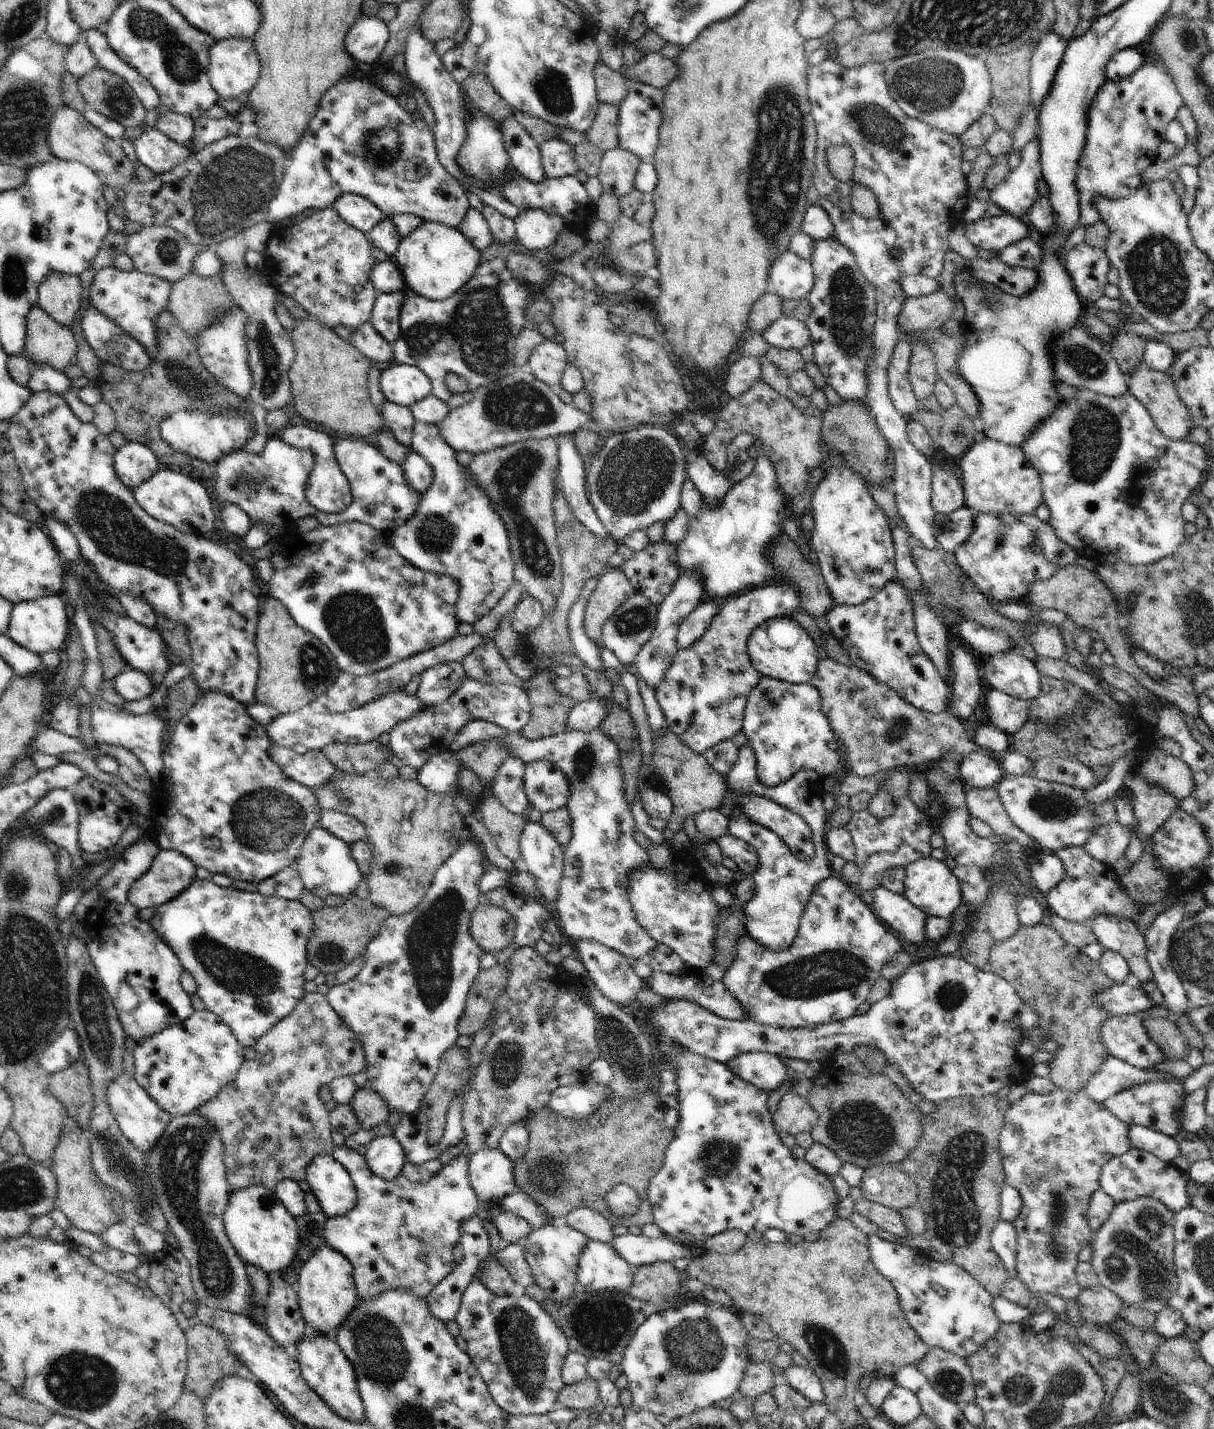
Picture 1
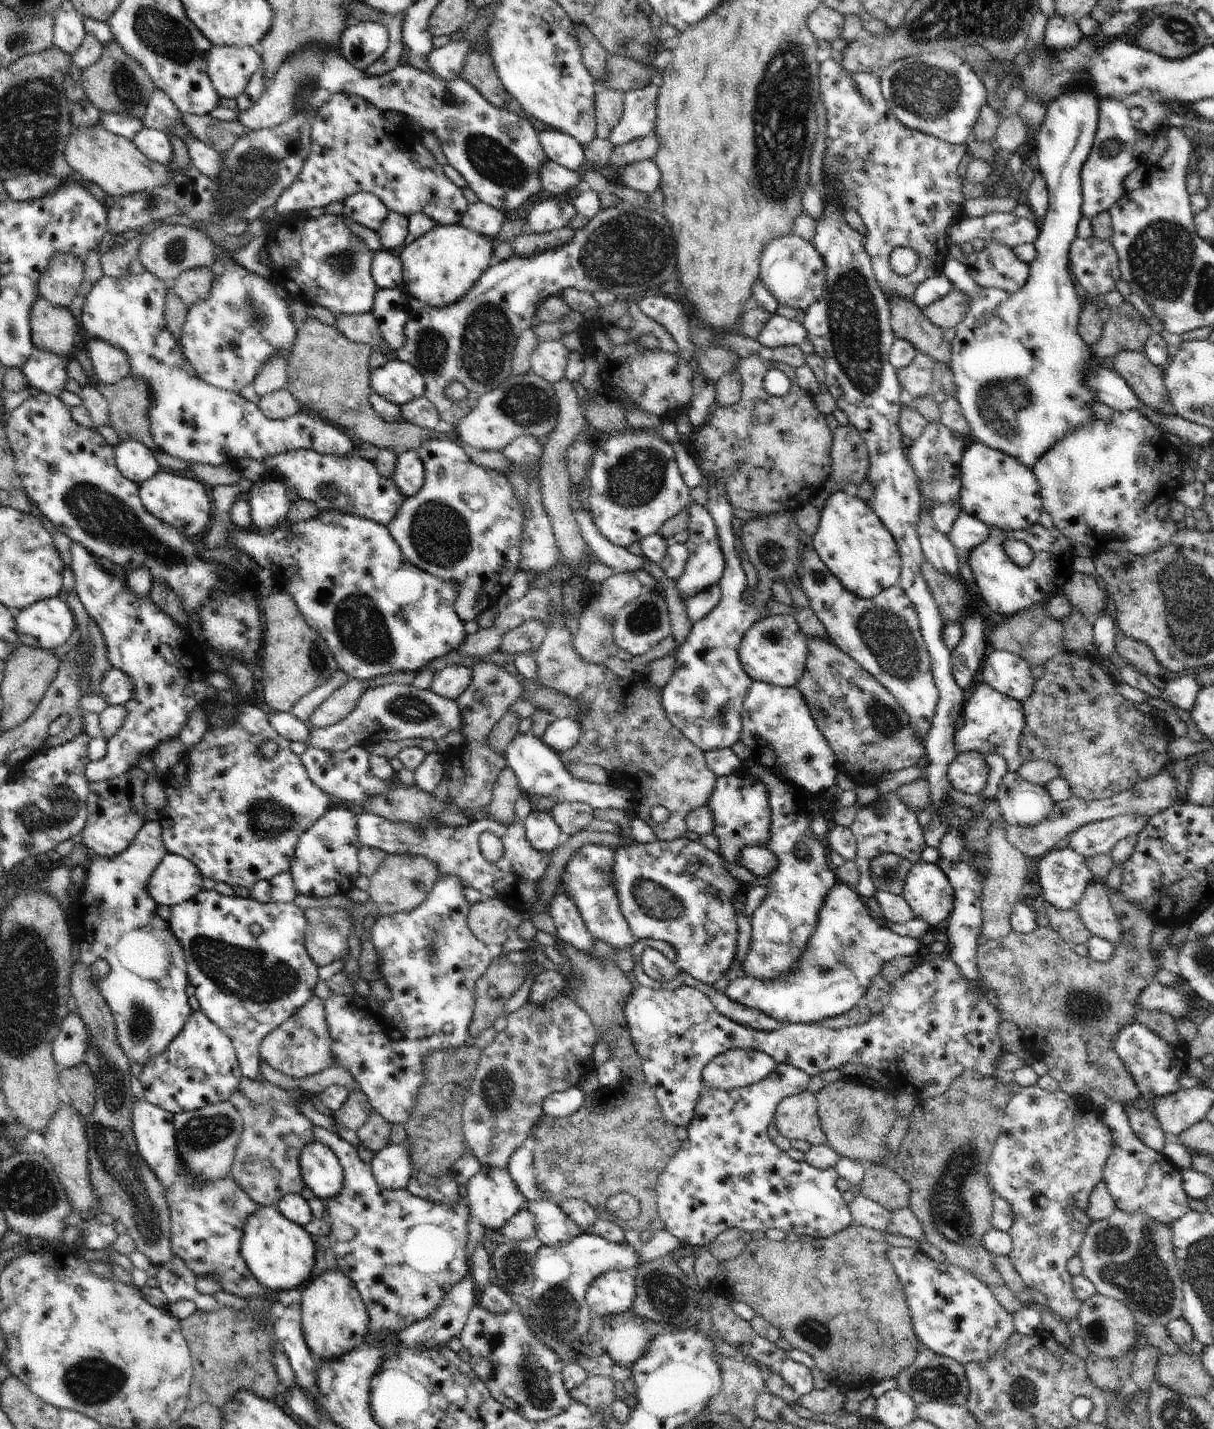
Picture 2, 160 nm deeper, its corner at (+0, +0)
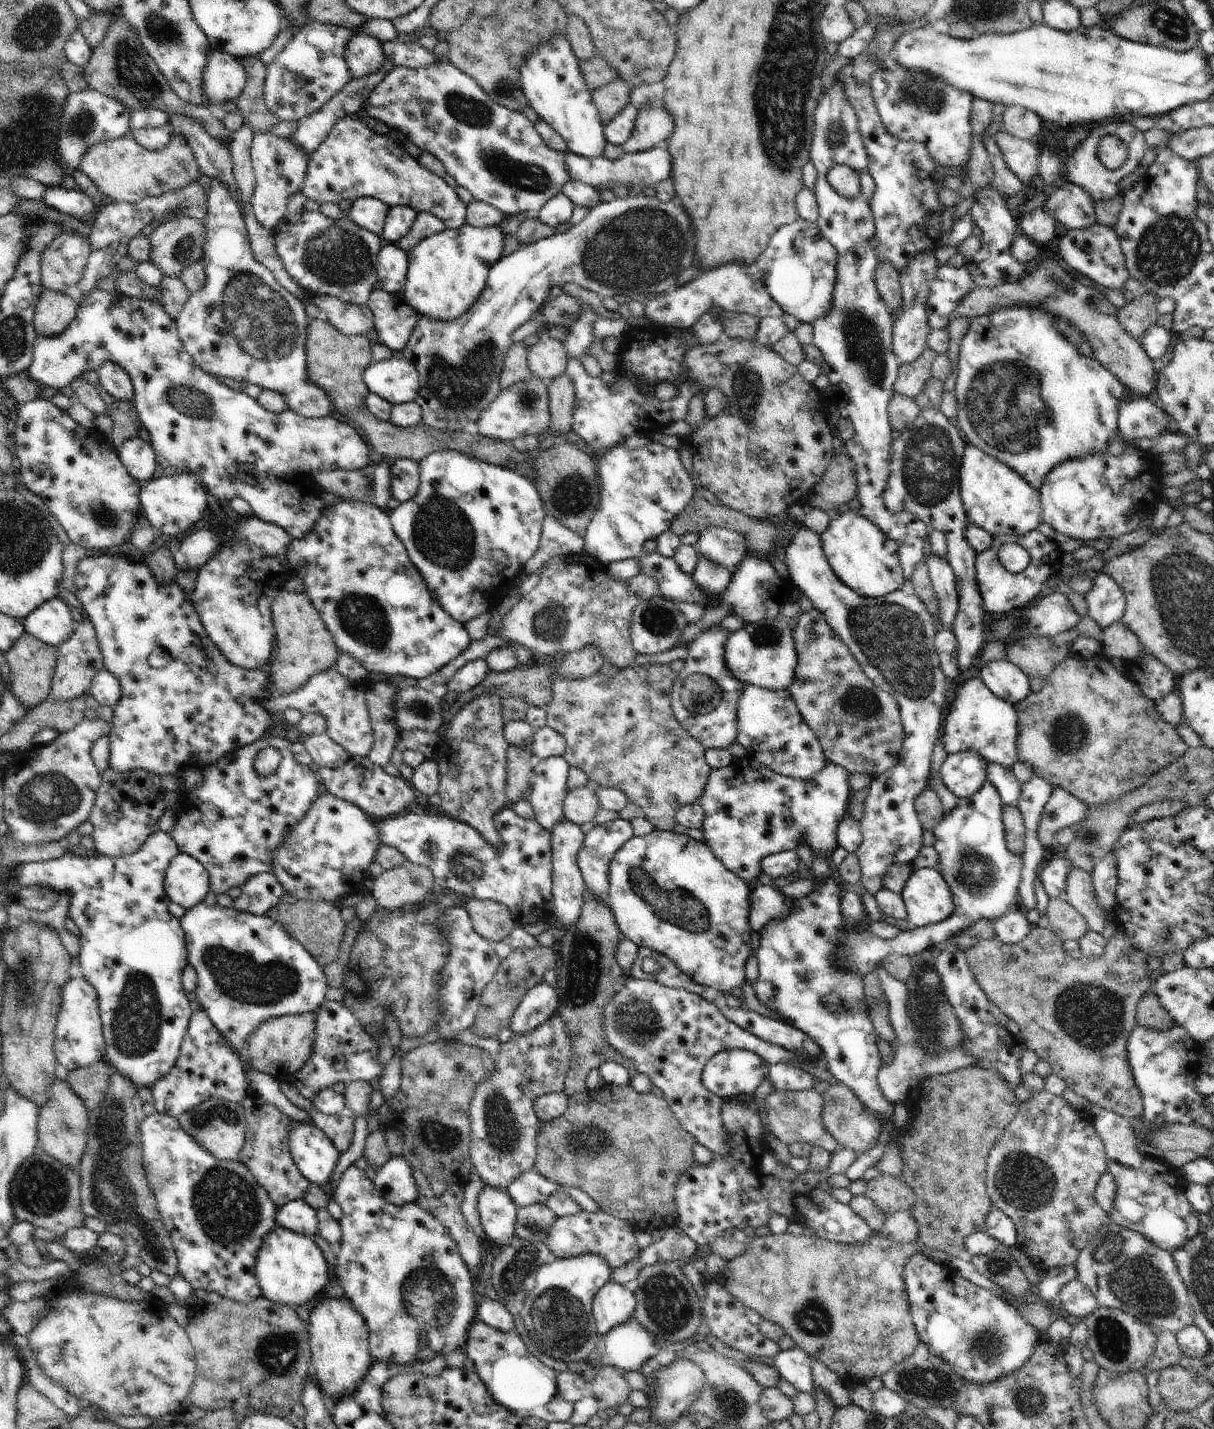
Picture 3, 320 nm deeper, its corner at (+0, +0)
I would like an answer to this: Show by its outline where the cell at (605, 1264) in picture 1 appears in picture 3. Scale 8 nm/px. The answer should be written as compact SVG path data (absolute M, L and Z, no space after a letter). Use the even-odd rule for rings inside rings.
M609 1280L596 1293L591 1308L599 1336L607 1335L613 1328L628 1322L636 1305L634 1294Z

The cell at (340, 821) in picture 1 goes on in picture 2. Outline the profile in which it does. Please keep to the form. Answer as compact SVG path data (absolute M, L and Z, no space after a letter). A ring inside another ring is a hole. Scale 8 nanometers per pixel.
M358 811L358 818L357 818L357 827L359 832L359 839L360 842L366 846L366 847L376 847L380 850L383 850L388 855L410 855L411 857L426 857L430 862L433 862L438 866L438 874L440 877L445 877L448 875L456 875L461 879L461 882L463 883L464 887L470 887L474 888L474 890L478 890L482 896L485 896L486 899L498 899L502 902L505 902L507 905L510 905L512 908L515 908L517 910L523 909L524 913L532 913L532 908L534 908L534 904L540 900L540 880L544 878L544 874L546 874L546 869L548 868L548 864L550 864L550 856L552 856L552 852L550 851L539 851L536 850L532 843L527 839L526 831L525 831L525 823L516 820L513 823L510 823L509 825L505 825L504 823L501 823L500 821L495 821L492 818L485 818L483 820L475 821L472 819L468 824L464 826L447 826L445 824L438 824L438 825L426 825L425 827L413 827L410 823L405 823L404 821L398 821L398 822L392 822L391 820L385 819L384 817L375 815L374 813L370 812L361 812ZM484 832L493 832L502 842L503 847L505 848L503 850L503 855L501 859L498 859L495 864L490 863L485 859L485 856L481 853L481 848L479 847L479 836Z

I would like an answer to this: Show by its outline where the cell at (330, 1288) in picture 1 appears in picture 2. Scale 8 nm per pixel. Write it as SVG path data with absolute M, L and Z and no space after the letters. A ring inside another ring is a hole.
M340 1269L326 1270L322 1276L305 1284L299 1308L306 1344L316 1354L318 1362L334 1362L342 1355L362 1348L369 1314L354 1283Z

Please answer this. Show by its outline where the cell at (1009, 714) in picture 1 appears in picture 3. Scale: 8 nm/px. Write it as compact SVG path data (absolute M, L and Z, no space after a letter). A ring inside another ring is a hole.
M980 677L967 679L961 685L953 687L953 695L943 716L941 741L948 754L964 751L979 752L986 761L998 763L1008 768L1011 768L1019 760L1019 750L1017 749L1019 726L1016 709L1009 702L994 696L994 693Z

